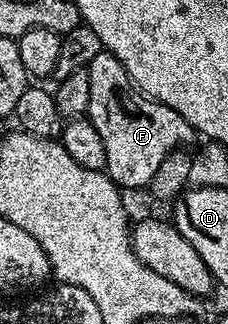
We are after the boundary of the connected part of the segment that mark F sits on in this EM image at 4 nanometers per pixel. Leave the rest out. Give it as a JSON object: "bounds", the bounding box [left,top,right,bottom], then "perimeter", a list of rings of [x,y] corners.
{"bounds":[85,51,196,190],"perimeter":[[[104,51],[96,55],[85,70],[90,88],[88,120],[100,131],[100,139],[104,142],[104,171],[119,190],[145,190],[166,156],[179,147],[190,147],[196,140],[195,131],[175,109],[147,97],[134,84],[120,59],[110,53]]]}

